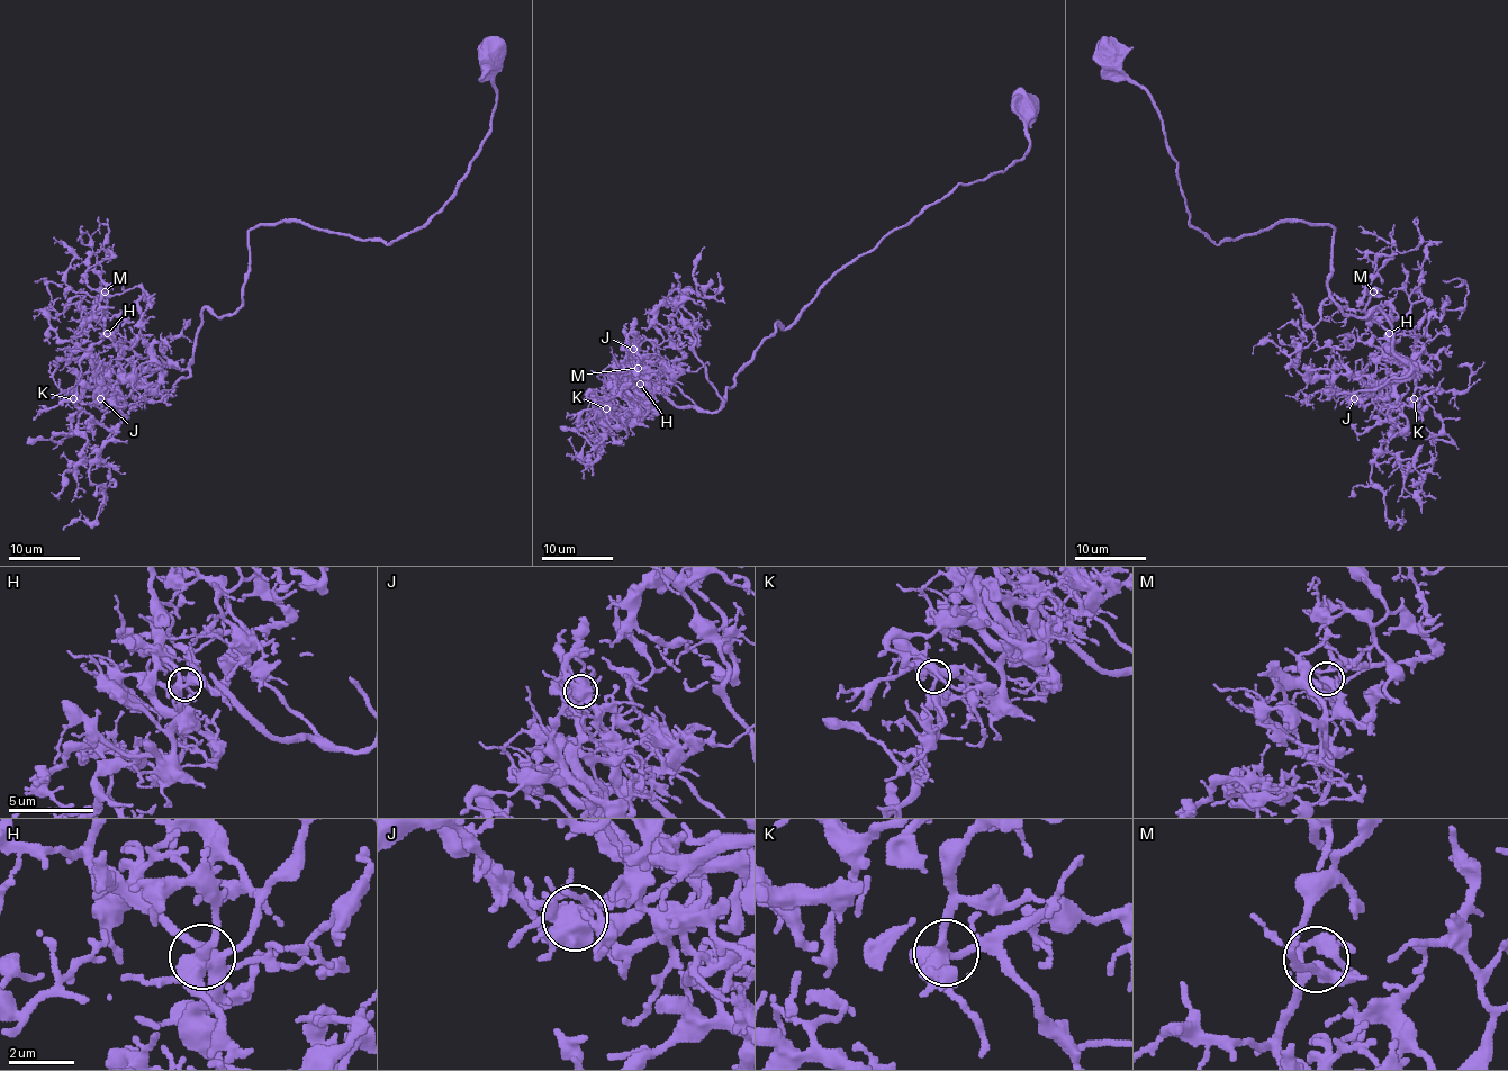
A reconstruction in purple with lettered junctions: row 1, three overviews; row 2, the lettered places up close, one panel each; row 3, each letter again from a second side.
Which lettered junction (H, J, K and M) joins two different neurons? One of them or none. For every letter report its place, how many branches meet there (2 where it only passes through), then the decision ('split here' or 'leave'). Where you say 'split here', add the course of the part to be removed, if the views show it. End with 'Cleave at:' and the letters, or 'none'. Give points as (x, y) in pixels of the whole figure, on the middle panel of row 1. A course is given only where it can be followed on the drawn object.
H: (640, 384) | 5 | leave
J: (633, 349) | 10 | leave
K: (606, 408) | 5 | leave
M: (638, 368) | 4 | leave
Cleave at: none

